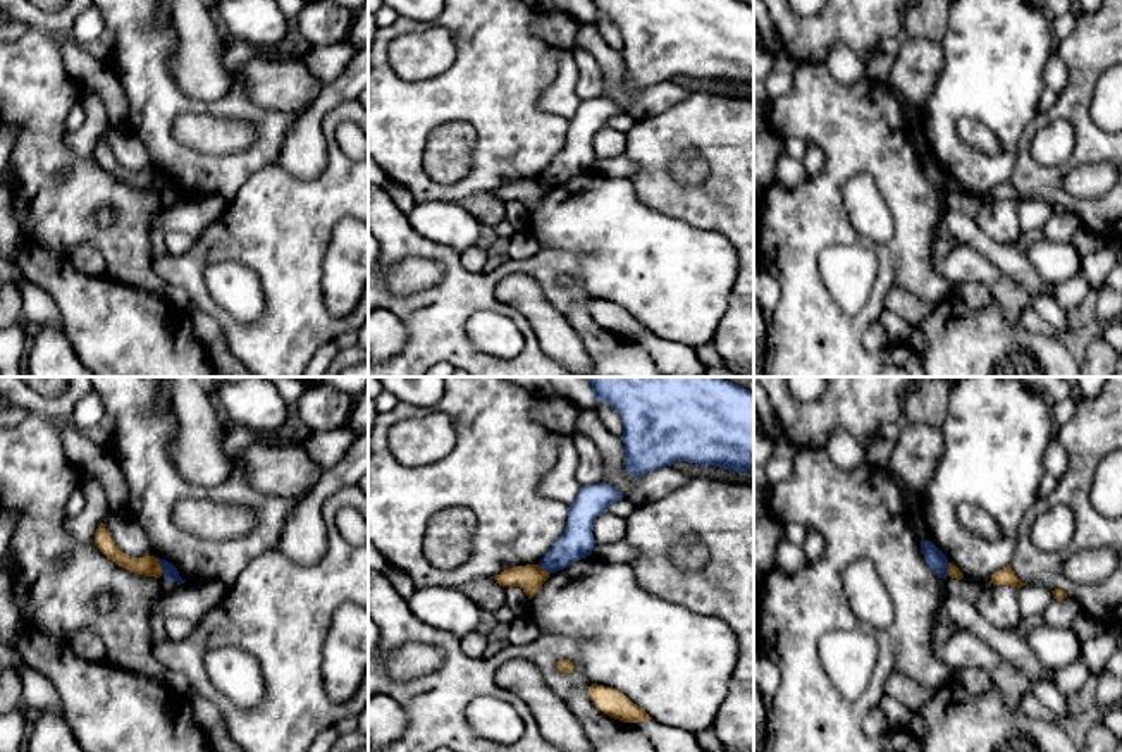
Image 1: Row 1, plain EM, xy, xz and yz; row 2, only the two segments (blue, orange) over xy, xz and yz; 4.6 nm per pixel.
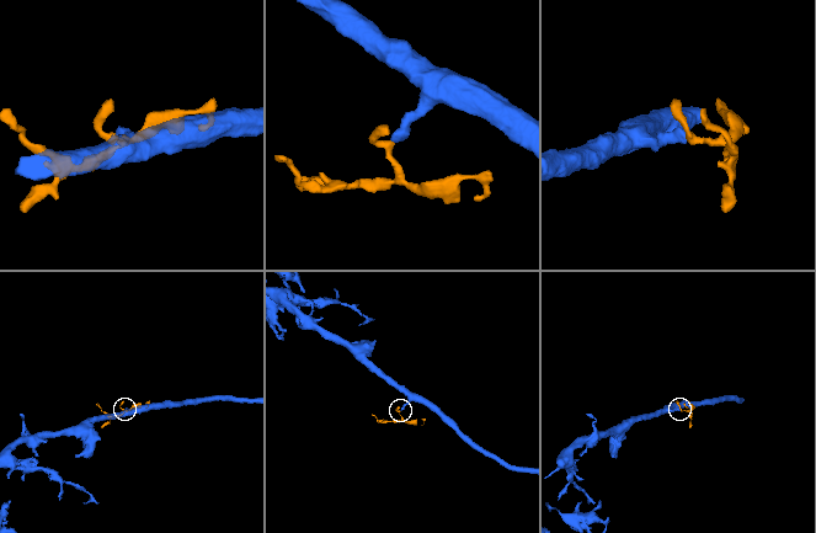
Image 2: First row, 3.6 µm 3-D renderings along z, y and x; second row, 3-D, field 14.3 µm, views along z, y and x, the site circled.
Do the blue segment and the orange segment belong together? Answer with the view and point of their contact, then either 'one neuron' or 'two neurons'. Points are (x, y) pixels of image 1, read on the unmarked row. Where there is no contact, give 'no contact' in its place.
meets blue in xy at (160, 179); two neurons

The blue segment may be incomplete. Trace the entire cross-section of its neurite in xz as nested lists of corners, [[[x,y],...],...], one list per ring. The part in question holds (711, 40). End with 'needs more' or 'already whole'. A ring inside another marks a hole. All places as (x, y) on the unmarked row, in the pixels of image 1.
[[[592,0],[594,15],[604,15],[623,34],[625,79],[630,91],[688,76],[754,89],[754,7],[738,0]]]; already whole

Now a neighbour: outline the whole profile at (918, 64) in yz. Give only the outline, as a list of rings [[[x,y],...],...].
[[[907,38],[886,81],[907,122],[915,129],[943,69],[943,46],[940,41]]]

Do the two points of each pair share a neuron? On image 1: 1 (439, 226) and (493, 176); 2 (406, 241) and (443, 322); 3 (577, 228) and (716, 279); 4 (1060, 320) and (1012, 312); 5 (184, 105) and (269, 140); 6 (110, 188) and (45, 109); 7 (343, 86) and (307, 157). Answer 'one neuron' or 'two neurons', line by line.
1: two neurons
2: one neuron
3: one neuron
4: two neurons
5: one neuron
6: one neuron
7: one neuron

